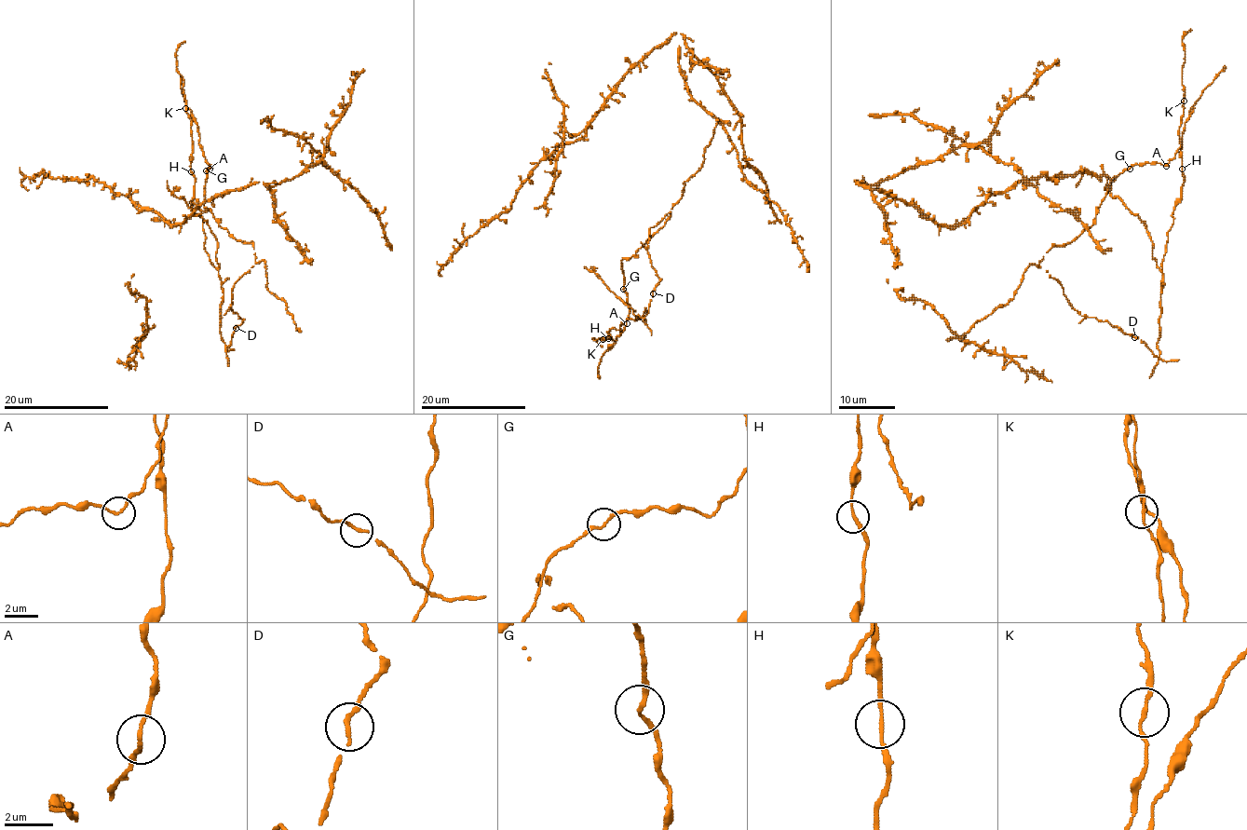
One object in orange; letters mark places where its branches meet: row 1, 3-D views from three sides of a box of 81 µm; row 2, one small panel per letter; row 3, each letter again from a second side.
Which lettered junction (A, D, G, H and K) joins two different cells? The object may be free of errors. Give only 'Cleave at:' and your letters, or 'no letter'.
Cleave at: no letter

